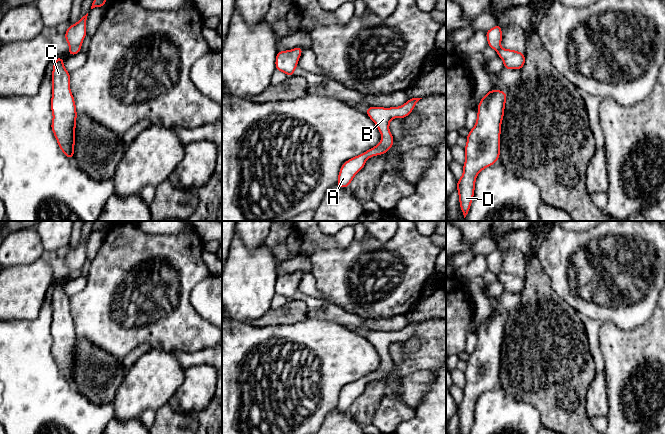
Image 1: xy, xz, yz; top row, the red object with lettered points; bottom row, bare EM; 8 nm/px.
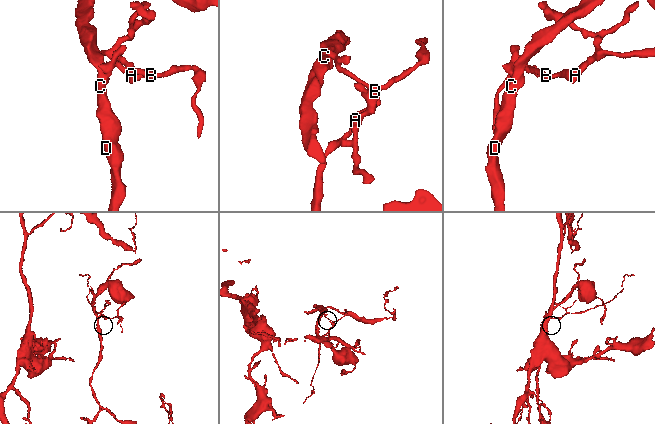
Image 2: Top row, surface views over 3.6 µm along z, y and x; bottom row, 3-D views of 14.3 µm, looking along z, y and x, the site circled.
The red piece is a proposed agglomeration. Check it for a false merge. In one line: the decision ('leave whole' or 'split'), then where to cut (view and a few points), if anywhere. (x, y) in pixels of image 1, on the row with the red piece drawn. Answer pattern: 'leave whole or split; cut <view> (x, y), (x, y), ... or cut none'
split; cut yz (500, 48), (497, 52)

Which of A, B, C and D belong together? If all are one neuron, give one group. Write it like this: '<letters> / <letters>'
A B / C D

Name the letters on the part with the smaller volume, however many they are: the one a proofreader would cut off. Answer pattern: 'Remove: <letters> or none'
Remove: A, B

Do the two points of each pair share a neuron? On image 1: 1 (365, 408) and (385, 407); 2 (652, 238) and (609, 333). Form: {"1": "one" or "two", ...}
{"1": "two", "2": "two"}

